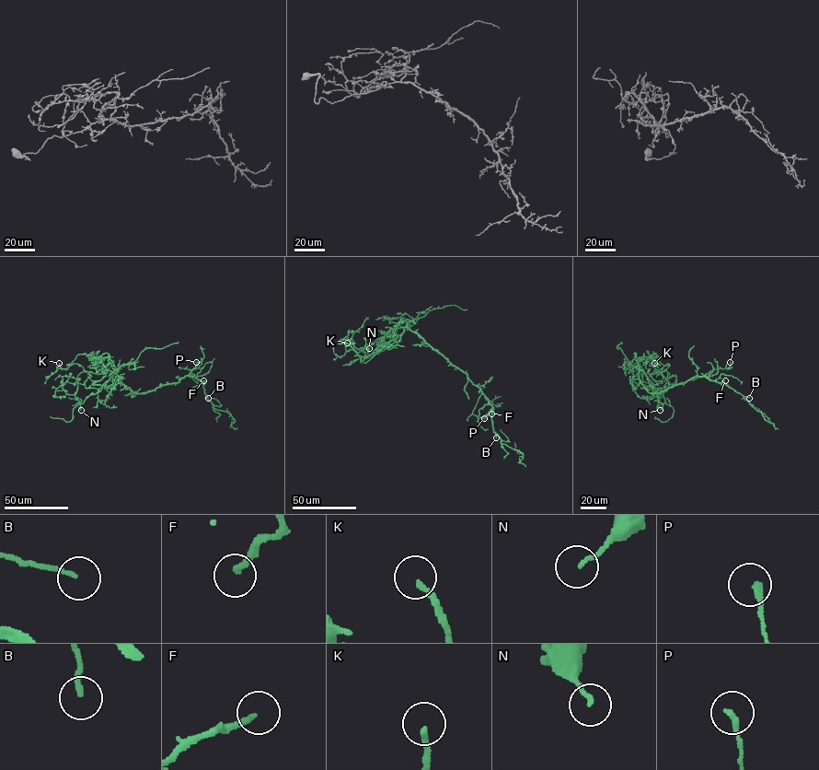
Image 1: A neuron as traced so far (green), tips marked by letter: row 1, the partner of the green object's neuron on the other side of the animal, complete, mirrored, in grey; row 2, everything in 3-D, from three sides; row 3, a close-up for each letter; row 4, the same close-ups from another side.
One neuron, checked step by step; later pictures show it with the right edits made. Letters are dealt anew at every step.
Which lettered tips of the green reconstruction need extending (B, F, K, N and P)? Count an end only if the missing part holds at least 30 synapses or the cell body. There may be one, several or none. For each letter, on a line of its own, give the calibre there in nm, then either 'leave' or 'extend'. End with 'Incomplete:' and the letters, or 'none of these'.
B: 140 nm | leave
F: 200 nm | extend
K: 190 nm | leave
N: 140 nm | leave
P: 200 nm | leave
Incomplete: F

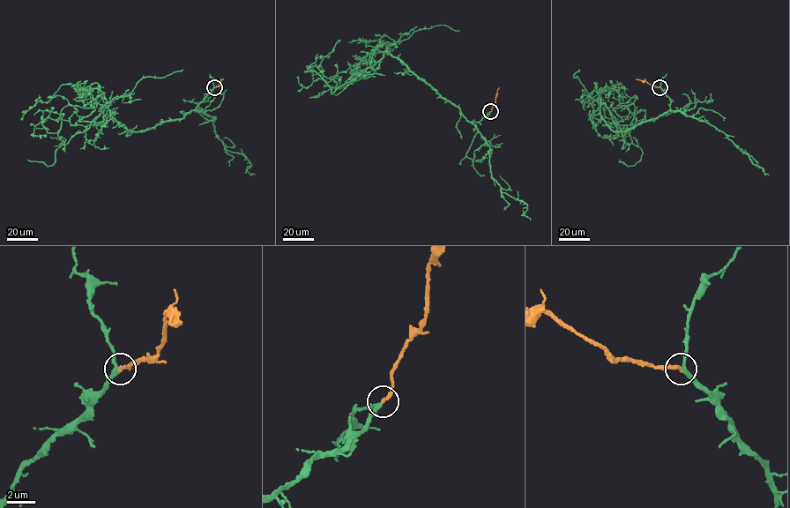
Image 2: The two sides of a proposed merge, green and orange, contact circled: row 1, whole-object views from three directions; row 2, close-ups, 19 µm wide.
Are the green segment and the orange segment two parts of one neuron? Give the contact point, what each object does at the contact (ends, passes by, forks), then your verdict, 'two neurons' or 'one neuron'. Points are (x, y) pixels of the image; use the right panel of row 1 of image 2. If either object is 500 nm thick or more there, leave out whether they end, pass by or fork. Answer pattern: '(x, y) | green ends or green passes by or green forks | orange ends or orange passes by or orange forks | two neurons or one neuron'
(659, 87) | green passes by | orange ends | one neuron

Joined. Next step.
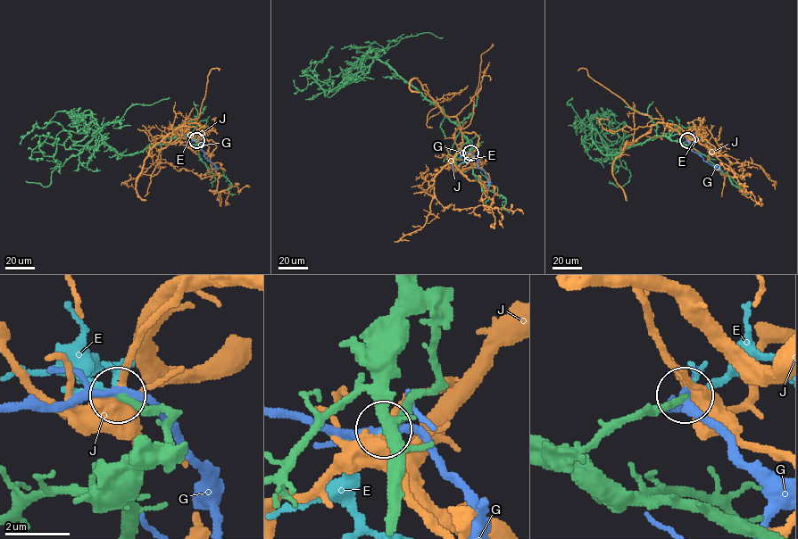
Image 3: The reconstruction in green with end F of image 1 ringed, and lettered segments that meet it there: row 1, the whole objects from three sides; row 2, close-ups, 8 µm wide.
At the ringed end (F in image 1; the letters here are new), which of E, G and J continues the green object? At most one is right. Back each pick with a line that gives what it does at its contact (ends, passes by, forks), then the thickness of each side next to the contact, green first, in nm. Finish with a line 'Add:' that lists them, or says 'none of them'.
E: it forks | 220/150 nm
Add: E

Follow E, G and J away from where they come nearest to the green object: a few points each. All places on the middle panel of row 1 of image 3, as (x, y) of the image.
E: (470, 153), (467, 161), (459, 164)
G: (470, 153), (487, 178), (488, 187)
J: (470, 153), (466, 161), (480, 161), (459, 149), (436, 176), (427, 221), (399, 240), (409, 240)

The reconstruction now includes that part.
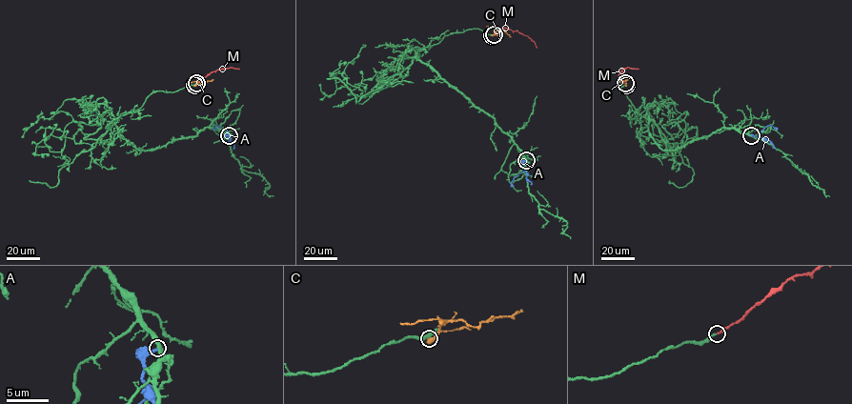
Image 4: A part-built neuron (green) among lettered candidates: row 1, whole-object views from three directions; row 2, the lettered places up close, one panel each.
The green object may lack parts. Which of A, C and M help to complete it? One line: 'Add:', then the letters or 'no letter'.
Add: M

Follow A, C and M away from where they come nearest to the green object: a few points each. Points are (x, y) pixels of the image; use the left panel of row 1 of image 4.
A: (229, 135), (220, 127), (215, 125), (215, 130)
C: (194, 85), (213, 79)
M: (196, 83), (218, 70), (239, 69)

